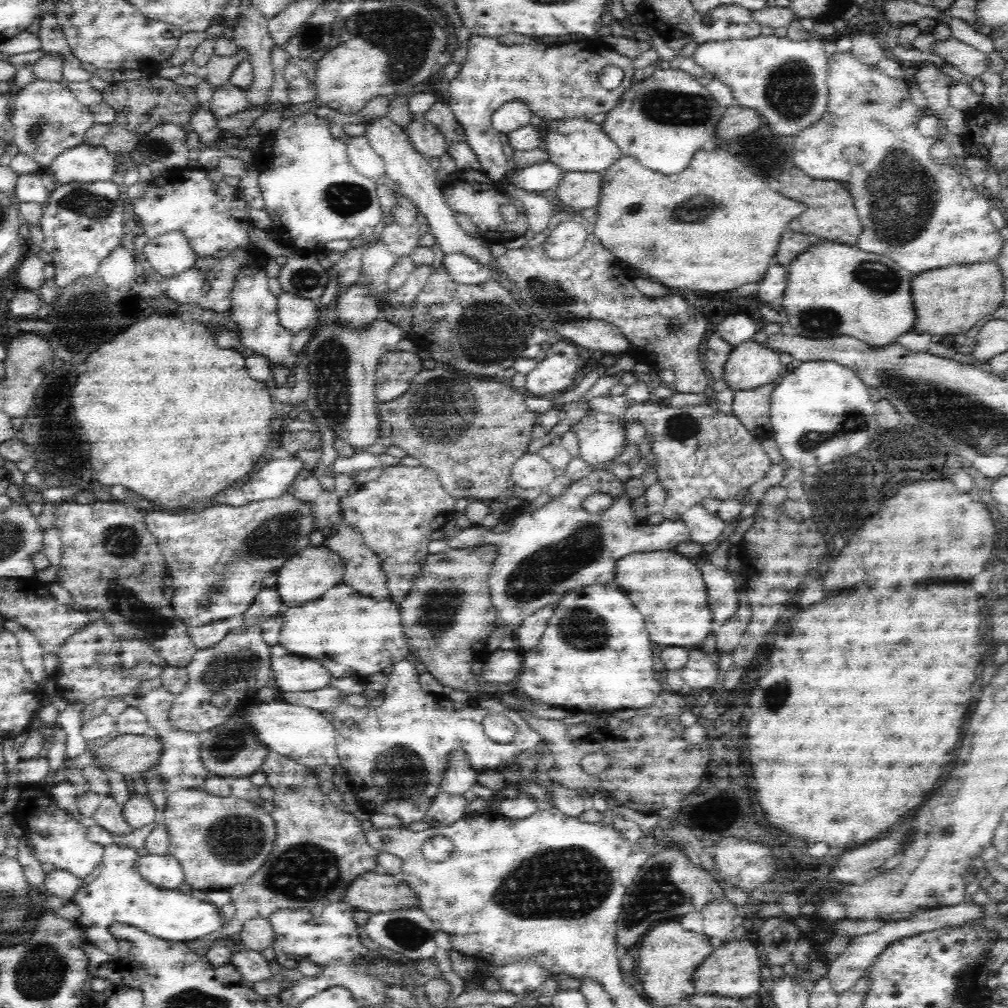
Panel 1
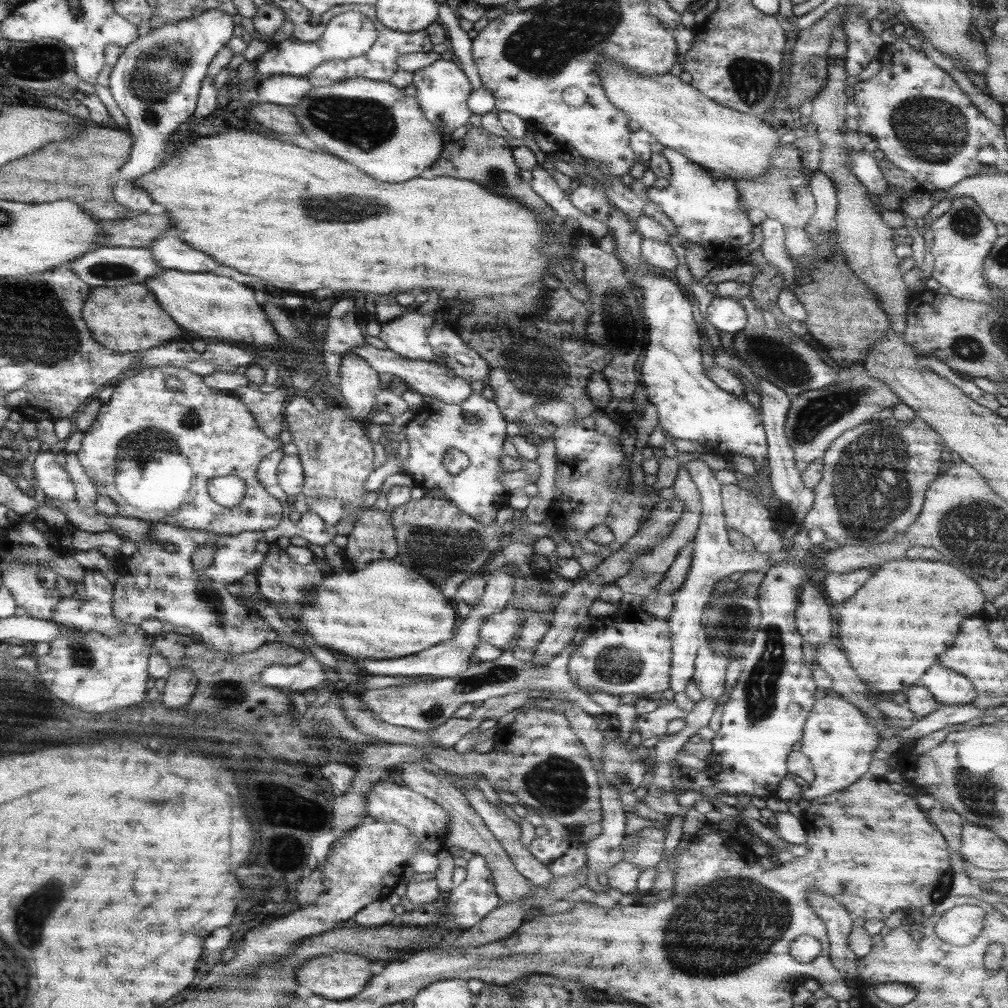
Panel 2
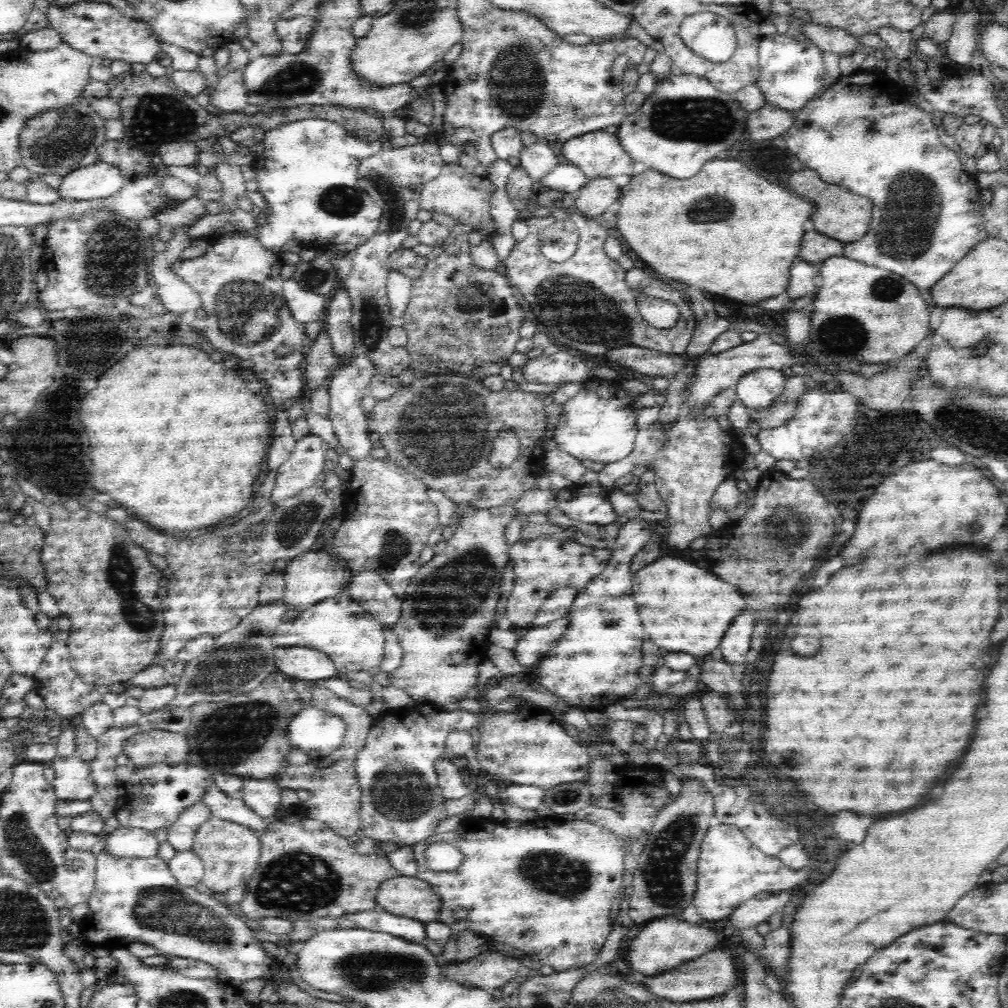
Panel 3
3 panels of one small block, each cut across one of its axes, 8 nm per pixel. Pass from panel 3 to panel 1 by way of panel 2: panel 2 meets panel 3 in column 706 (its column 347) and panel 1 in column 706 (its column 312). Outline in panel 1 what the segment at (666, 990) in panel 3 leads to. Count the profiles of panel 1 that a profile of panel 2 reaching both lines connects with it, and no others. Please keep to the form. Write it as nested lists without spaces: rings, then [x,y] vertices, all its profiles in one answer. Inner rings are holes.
[[[731,939],[728,944],[716,948],[694,972],[694,990],[698,994],[716,994],[726,998],[744,999],[756,994],[760,988],[762,952],[756,941]]]

